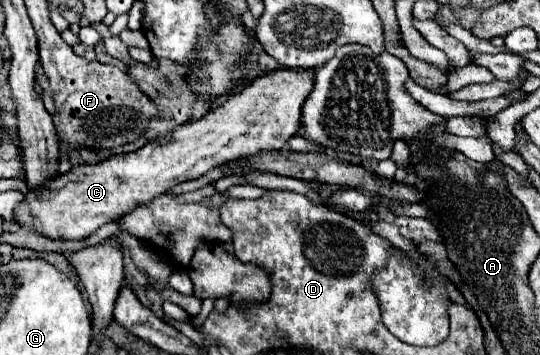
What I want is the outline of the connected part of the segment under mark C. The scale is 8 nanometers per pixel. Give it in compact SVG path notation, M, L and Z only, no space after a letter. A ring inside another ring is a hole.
M278 69L246 85L240 85L228 95L228 99L220 107L206 113L200 121L184 123L178 129L170 131L168 135L152 139L150 143L146 143L142 149L134 153L114 155L98 165L76 165L68 173L52 181L48 189L40 191L40 197L36 197L36 193L30 191L28 199L24 199L16 211L16 223L20 227L32 227L34 231L38 231L40 235L48 239L86 239L100 225L120 217L126 211L132 211L138 203L152 201L182 181L198 179L210 169L220 167L220 163L228 163L238 157L248 157L248 155L256 155L264 151L280 151L284 149L284 143L300 129L302 103L310 95L312 85L314 85L312 69L304 69L304 71Z

